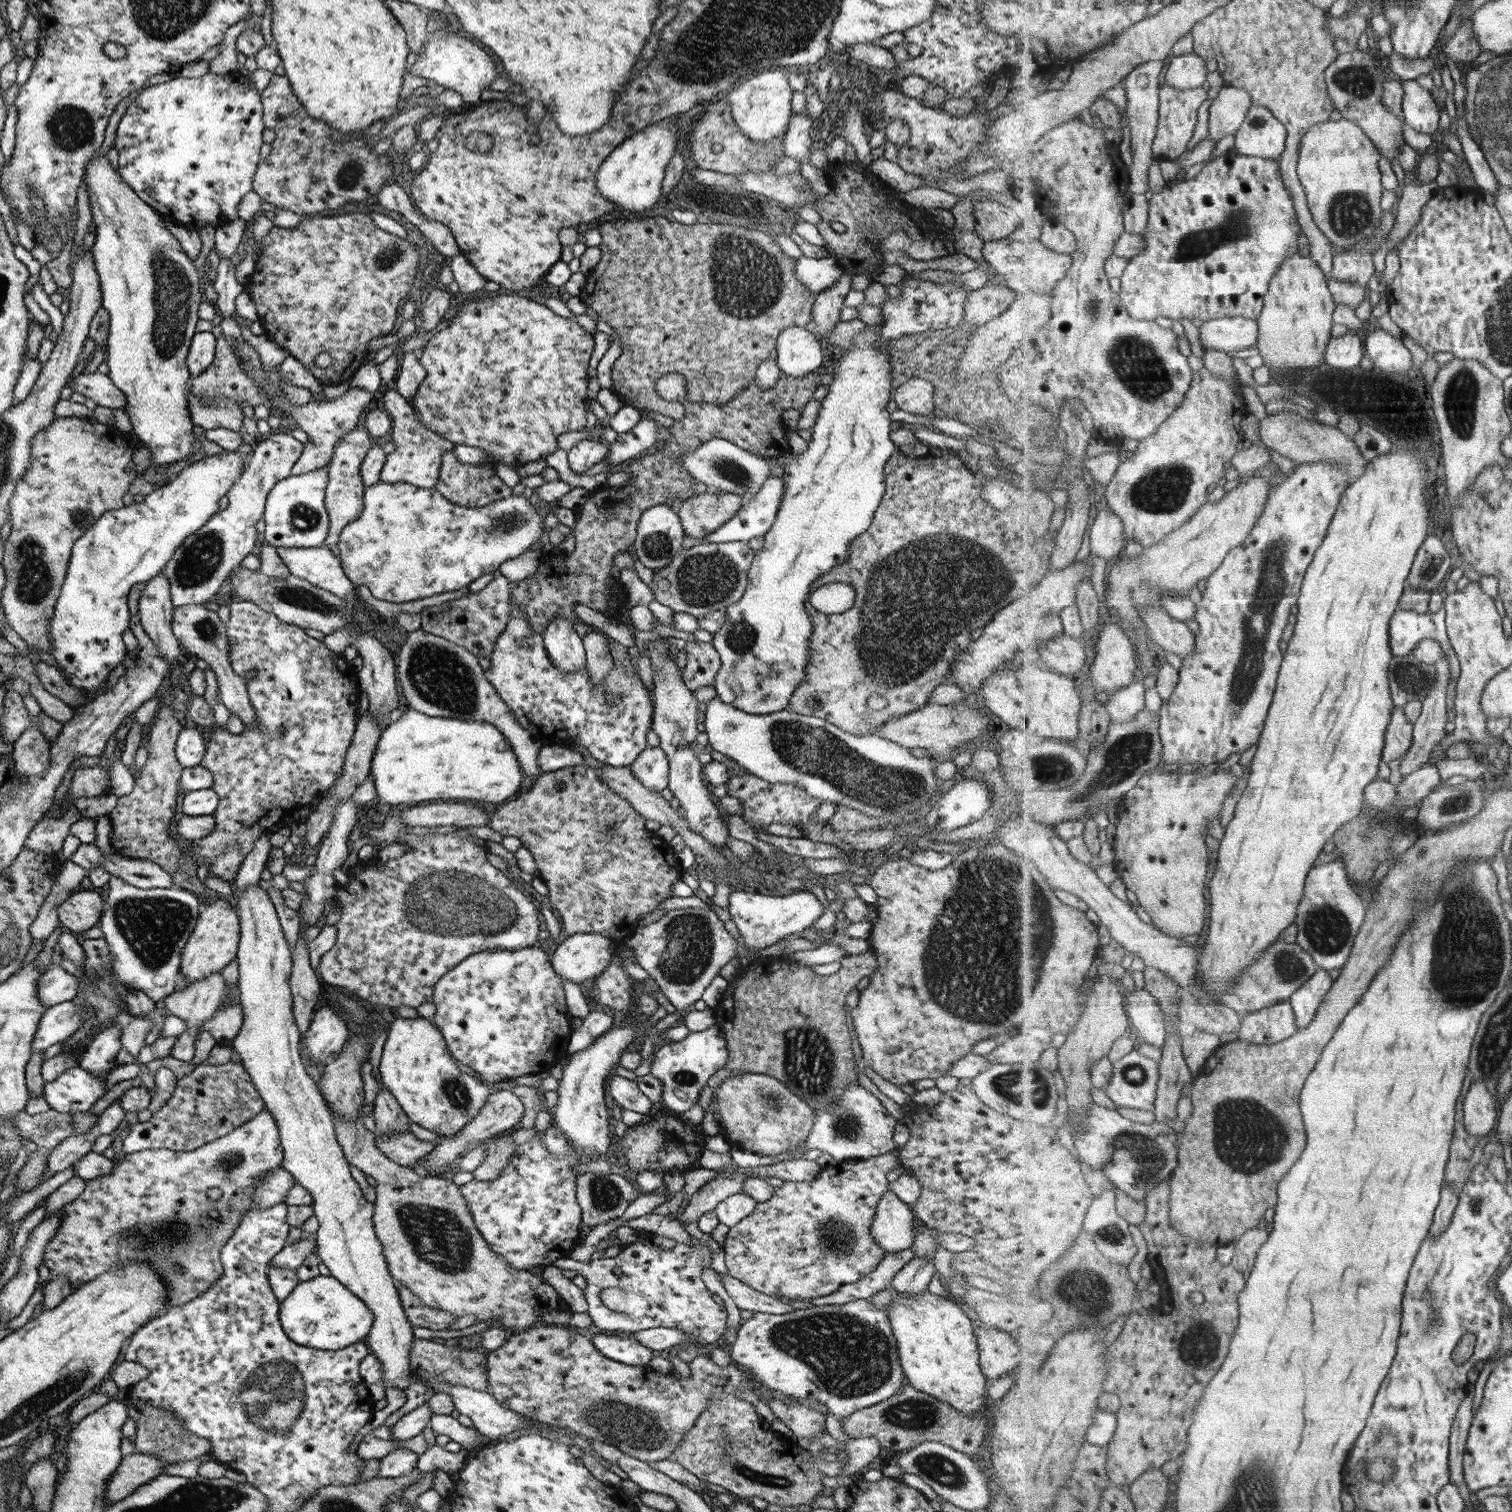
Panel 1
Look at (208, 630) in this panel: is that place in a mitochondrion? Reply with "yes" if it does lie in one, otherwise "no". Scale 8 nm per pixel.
yes

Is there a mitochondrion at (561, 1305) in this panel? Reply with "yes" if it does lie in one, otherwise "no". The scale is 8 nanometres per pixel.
no

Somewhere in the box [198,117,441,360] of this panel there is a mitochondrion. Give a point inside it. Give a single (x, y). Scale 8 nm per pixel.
(350, 175)

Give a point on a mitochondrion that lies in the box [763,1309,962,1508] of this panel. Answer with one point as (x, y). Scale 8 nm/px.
(914, 1415)

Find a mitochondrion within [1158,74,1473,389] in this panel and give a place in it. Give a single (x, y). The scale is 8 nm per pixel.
(1349, 214)

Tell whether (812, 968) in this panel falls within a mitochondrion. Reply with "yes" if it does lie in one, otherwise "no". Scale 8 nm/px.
no

